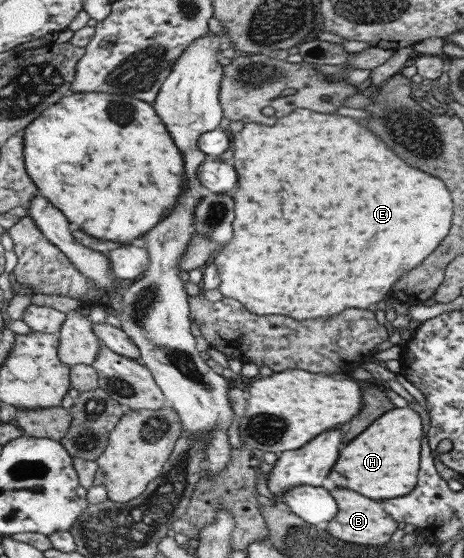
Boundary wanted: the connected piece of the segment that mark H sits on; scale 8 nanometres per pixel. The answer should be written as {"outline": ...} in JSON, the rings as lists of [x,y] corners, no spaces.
{"outline":[[[397,407],[375,419],[361,435],[349,441],[326,475],[335,488],[351,489],[368,499],[391,499],[408,495],[417,483],[423,423],[408,407]]]}

